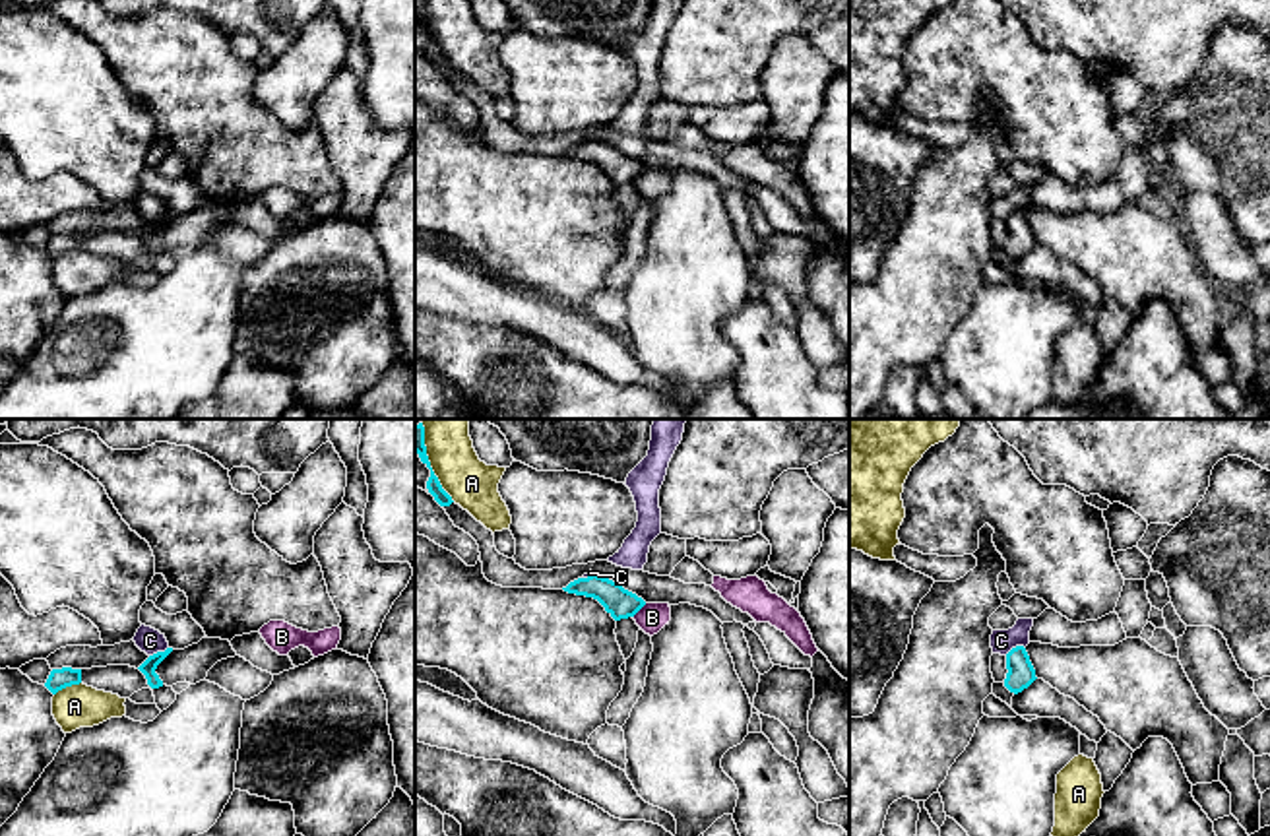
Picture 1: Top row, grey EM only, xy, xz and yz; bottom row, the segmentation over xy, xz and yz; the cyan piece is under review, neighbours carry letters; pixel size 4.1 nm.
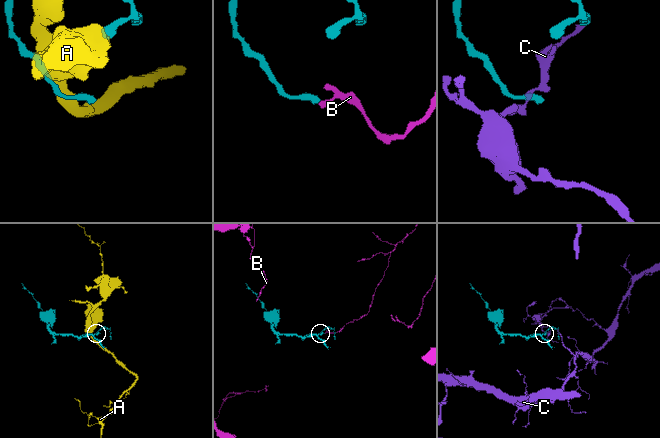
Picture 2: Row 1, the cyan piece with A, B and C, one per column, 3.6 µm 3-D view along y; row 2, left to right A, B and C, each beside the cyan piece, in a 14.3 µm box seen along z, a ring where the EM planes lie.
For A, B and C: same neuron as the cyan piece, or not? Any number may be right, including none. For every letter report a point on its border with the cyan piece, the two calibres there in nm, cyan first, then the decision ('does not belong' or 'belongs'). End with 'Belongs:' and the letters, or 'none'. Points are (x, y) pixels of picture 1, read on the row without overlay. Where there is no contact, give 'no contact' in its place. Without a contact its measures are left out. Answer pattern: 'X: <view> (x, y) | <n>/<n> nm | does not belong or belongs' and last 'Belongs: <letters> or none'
A: xy (66, 251) | 90/180 nm | does not belong
B: xz (638, 175) | 120/120 nm | does not belong
C: yz (1016, 212) | 110/100 nm | does not belong
Belongs: none

